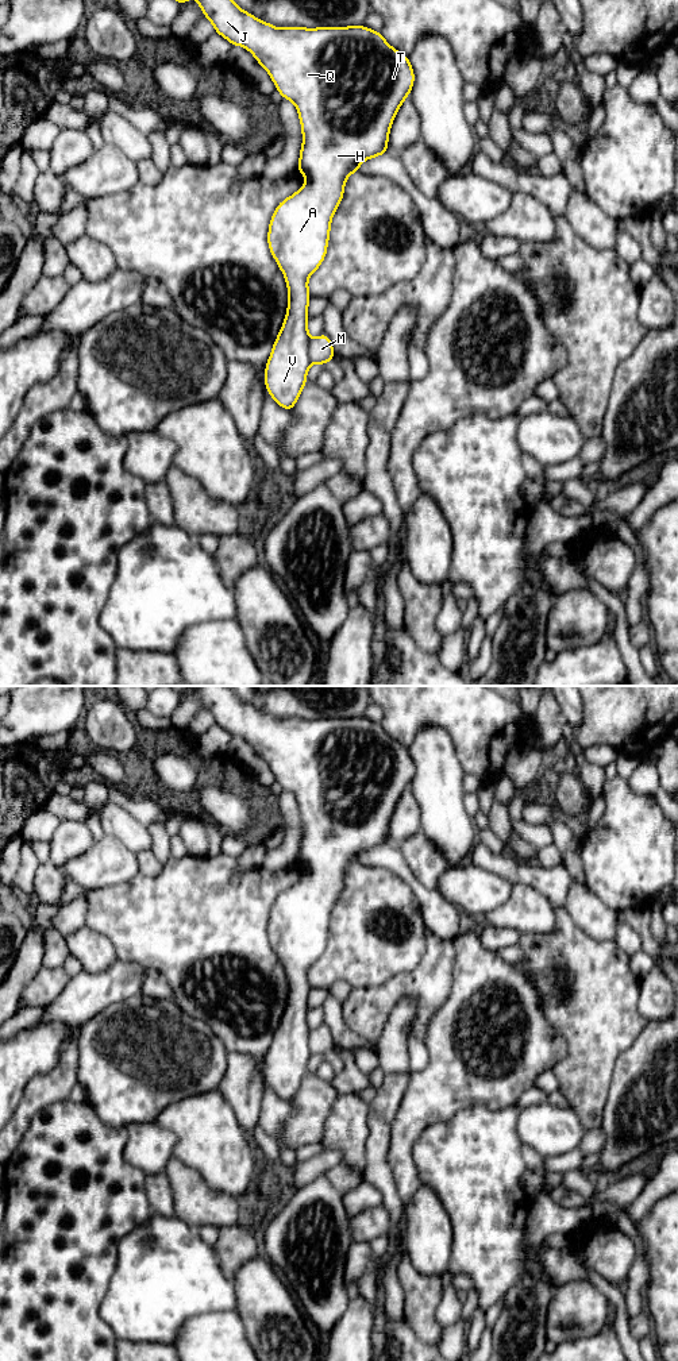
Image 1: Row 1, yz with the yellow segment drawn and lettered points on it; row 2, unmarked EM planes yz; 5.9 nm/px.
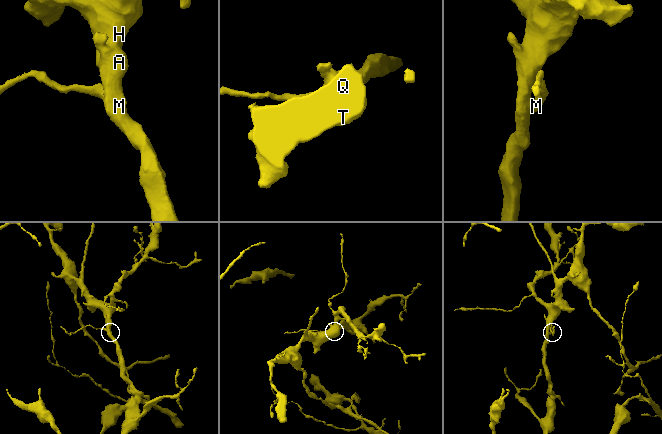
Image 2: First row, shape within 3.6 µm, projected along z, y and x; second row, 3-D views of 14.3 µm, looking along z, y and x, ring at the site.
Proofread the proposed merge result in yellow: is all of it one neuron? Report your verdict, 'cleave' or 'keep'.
cleave

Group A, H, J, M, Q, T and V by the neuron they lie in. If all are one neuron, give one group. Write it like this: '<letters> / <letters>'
A H J Q T V / M

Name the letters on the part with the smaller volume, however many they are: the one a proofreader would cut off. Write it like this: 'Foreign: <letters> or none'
Foreign: M

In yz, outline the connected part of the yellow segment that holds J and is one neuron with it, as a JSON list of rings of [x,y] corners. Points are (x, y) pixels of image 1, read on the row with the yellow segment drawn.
[[[197,0],[215,32],[232,46],[247,49],[269,73],[284,100],[294,103],[303,132],[297,170],[307,182],[282,200],[269,223],[267,244],[288,286],[282,327],[265,366],[265,388],[290,413],[308,382],[311,366],[308,333],[308,279],[323,263],[331,220],[344,194],[350,174],[363,161],[389,153],[390,127],[415,85],[409,57],[393,49],[381,31],[366,26],[278,28],[243,11],[234,0]]]

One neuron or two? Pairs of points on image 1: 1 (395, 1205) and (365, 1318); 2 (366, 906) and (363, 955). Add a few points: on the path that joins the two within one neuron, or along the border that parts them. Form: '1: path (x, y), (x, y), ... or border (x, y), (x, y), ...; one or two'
1: border (376, 1313), (372, 1344); two
2: path (366, 918), (363, 922), (363, 943); one

